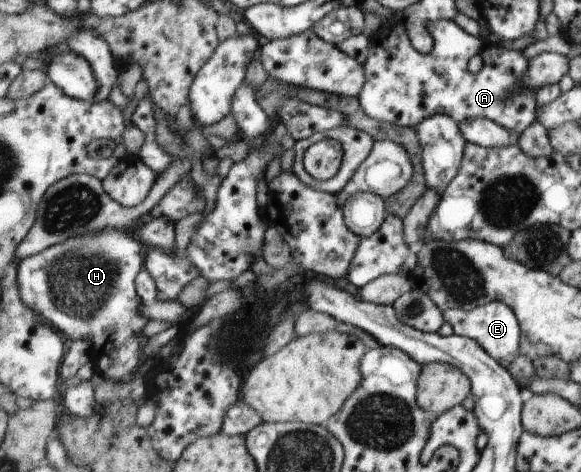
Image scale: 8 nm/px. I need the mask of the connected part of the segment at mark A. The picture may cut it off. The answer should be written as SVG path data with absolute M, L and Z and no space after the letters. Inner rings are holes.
M454 20L434 21L434 23L430 23L430 25L428 25L428 29L430 29L432 39L434 39L434 49L432 49L432 53L420 53L420 51L417 51L412 44L408 31L406 31L406 27L402 27L402 25L398 25L398 23L394 21L384 21L384 27L379 27L377 29L376 34L372 37L373 48L371 49L368 61L366 61L366 64L364 65L366 84L358 98L361 101L363 111L369 117L403 127L416 128L420 125L420 123L422 123L422 121L424 121L424 119L426 119L426 117L436 115L436 113L444 113L445 115L452 116L457 123L470 121L470 119L490 119L491 121L498 123L498 125L502 125L504 129L514 131L514 133L518 134L522 134L524 131L529 130L529 128L537 122L537 92L532 91L532 89L530 89L530 87L522 81L522 79L524 79L524 75L526 75L526 71L530 71L530 59L524 55L523 51L516 51L512 49L508 50L501 47L499 44L488 43L485 38L474 37L474 35L470 35L468 31L464 31L462 27L459 27L458 23L455 23ZM476 55L482 57L483 66L478 73L472 73L468 63L470 63L470 59L472 59L472 57L476 57Z

